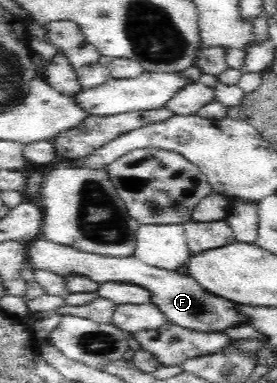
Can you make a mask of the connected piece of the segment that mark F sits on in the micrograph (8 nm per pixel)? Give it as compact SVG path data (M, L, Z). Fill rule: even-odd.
M40 235L37 240L29 244L29 264L32 269L48 269L63 278L80 274L88 276L94 282L102 284L104 282L122 282L138 285L148 293L150 299L170 324L181 326L182 328L200 332L225 332L234 326L249 324L250 317L240 311L240 304L218 297L201 286L194 276L190 274L180 274L178 271L171 271L162 268L149 266L138 261L134 256L129 258L102 257L100 255L90 255L82 253L68 246L54 245L54 242L46 241Z

